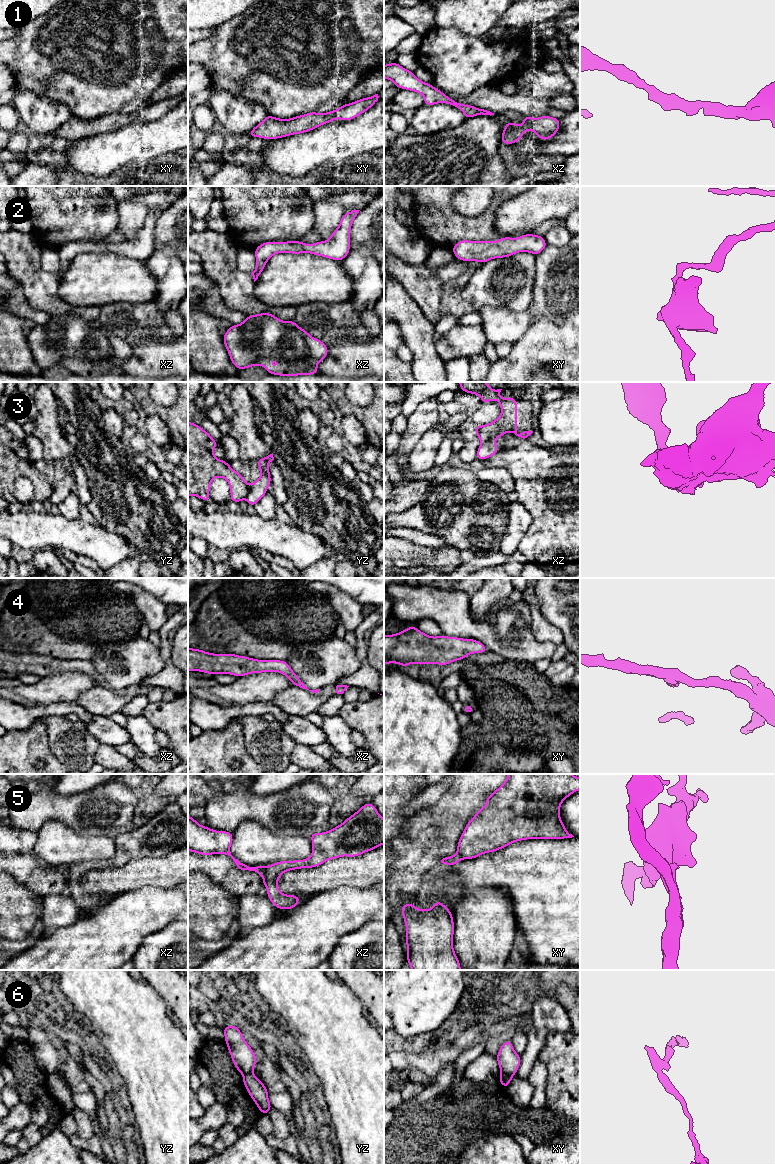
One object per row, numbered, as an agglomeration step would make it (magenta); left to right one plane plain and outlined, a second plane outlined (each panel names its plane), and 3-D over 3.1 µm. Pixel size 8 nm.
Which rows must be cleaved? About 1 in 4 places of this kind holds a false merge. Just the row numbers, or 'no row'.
3, 5, 6

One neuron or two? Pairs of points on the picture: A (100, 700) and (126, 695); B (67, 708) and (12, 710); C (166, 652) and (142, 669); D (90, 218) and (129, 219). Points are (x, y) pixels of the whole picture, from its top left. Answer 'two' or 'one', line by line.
A: one
B: one
C: two
D: two

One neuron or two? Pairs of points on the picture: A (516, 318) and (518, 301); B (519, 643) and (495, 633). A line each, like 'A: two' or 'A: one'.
A: two
B: one

